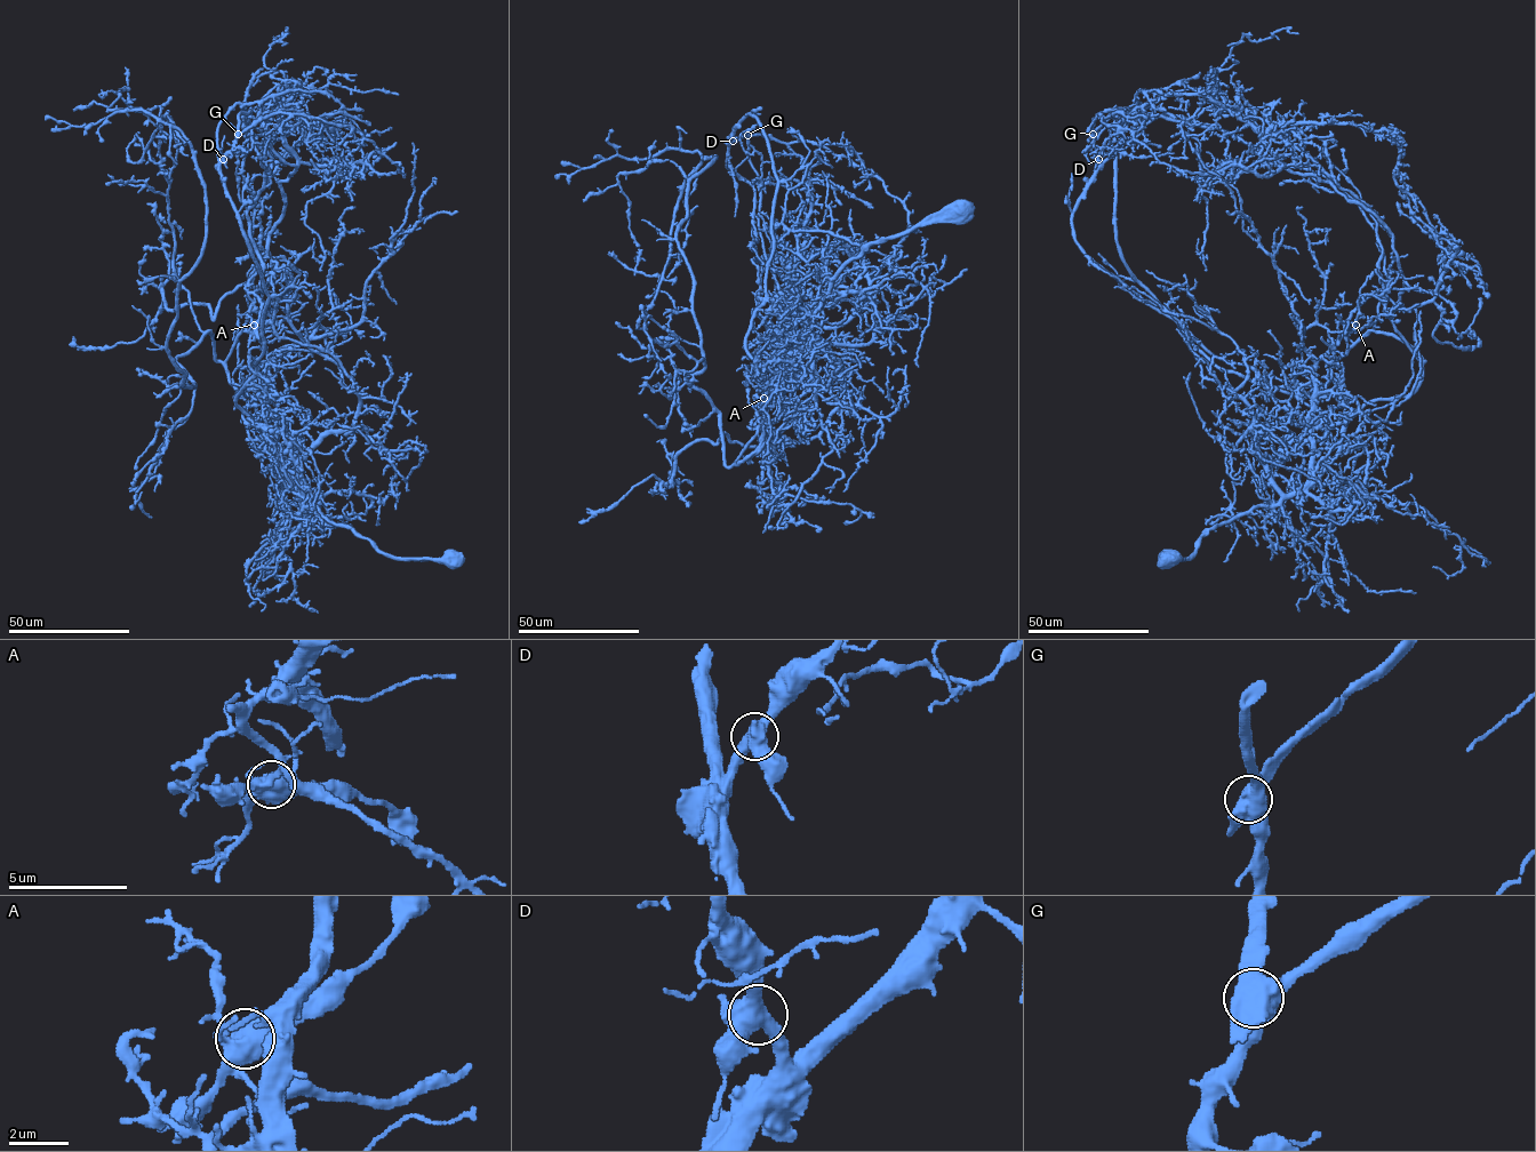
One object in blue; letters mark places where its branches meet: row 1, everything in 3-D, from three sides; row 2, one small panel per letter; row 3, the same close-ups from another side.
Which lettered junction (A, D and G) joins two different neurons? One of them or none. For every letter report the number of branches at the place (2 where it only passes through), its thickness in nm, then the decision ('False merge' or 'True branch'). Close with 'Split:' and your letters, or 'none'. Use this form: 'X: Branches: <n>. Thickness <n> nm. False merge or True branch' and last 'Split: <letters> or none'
A: Branches: 4. Thickness 550 nm. True branch
D: Branches: 4. Thickness 500 nm. True branch
G: Branches: 4. Thickness 700 nm. False merge
Split: G

